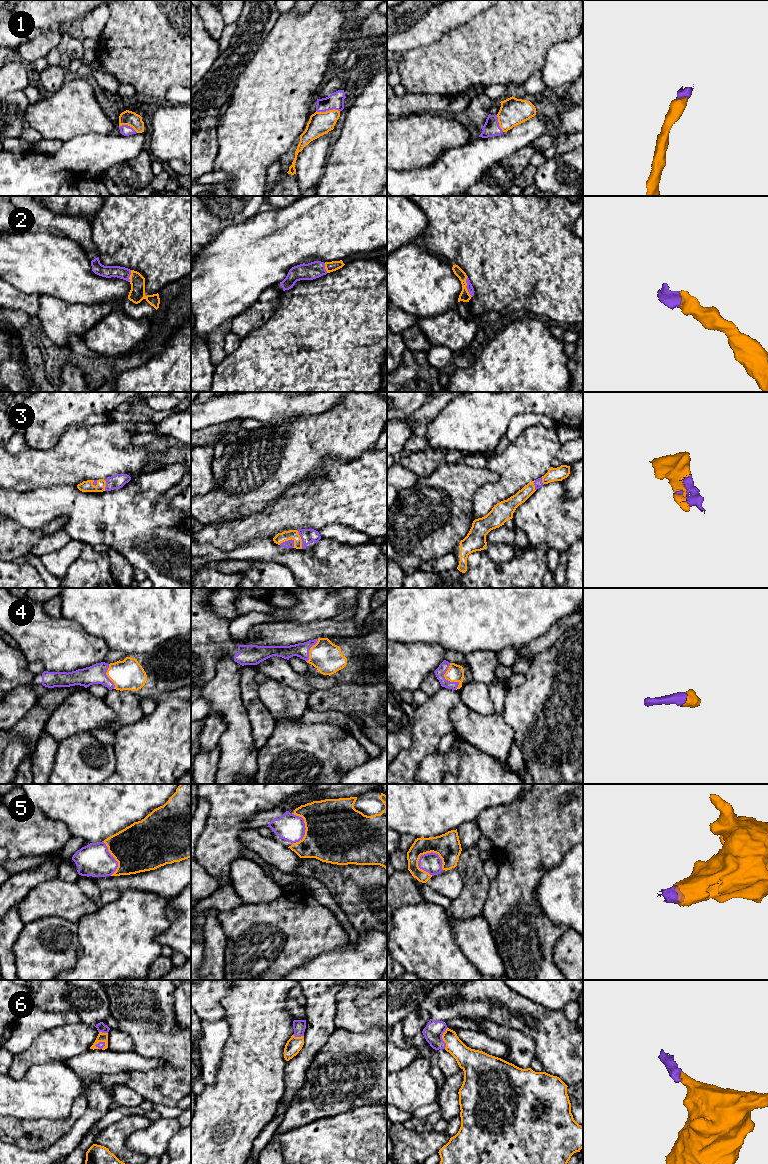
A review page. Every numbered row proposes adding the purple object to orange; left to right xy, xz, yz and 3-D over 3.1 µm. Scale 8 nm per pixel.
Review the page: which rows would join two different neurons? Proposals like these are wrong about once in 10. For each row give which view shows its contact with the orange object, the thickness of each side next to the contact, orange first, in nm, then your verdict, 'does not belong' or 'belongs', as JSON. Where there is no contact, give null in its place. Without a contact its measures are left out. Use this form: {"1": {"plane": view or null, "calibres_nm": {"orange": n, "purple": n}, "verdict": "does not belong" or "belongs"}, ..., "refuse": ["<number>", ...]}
{"1": {"plane": "xz", "calibres_nm": {"orange": 190, "purple": 130}, "verdict": "belongs"}, "2": {"plane": "yz", "calibres_nm": {"orange": 90, "purple": 50}, "verdict": "belongs"}, "3": {"plane": "xz", "calibres_nm": {"orange": 80, "purple": 60}, "verdict": "belongs"}, "4": {"plane": "yz", "calibres_nm": {"orange": 140, "purple": 80}, "verdict": "belongs"}, "5": {"plane": "yz", "calibres_nm": {"orange": 200, "purple": 160}, "verdict": "belongs"}, "6": {"plane": "yz", "calibres_nm": {"orange": 160, "purple": 150}, "verdict": "belongs"}, "refuse": []}

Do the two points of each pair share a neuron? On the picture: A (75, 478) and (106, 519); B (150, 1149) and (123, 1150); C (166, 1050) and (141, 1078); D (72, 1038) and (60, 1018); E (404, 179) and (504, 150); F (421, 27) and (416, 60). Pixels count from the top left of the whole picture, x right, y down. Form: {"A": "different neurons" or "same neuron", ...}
{"A": "different neurons", "B": "different neurons", "C": "same neuron", "D": "different neurons", "E": "same neuron", "F": "different neurons"}

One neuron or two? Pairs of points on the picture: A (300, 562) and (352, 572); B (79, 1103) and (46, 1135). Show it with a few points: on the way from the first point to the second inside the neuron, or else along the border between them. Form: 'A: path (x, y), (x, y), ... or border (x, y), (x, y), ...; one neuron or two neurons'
A: path (313, 569), (318, 572), (339, 572); one neuron
B: path (76, 1113), (62, 1127), (56, 1129); one neuron

